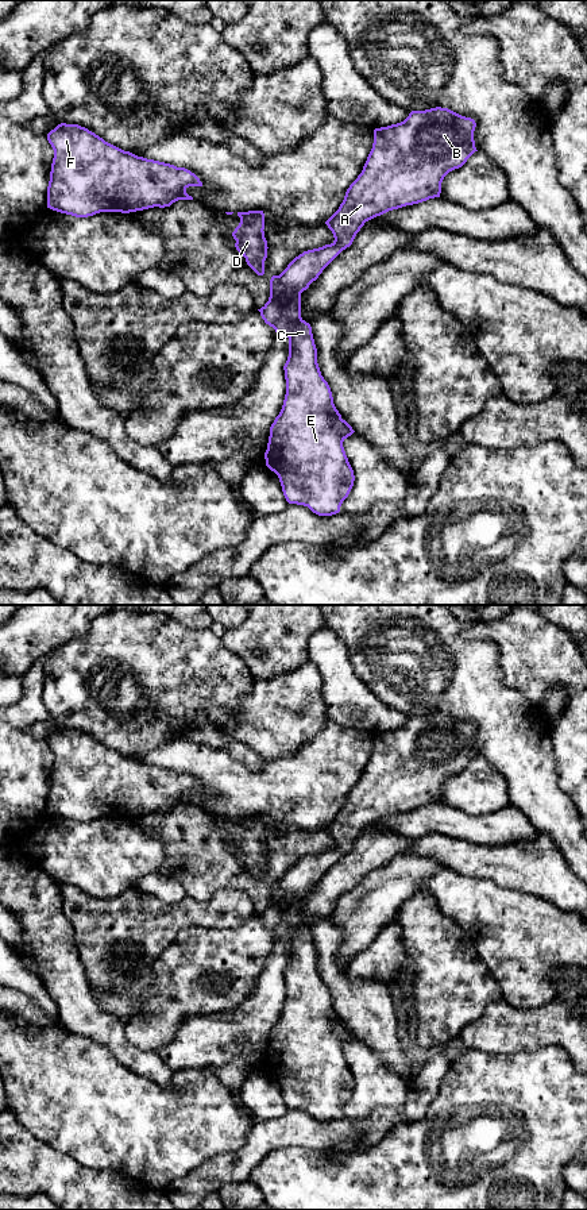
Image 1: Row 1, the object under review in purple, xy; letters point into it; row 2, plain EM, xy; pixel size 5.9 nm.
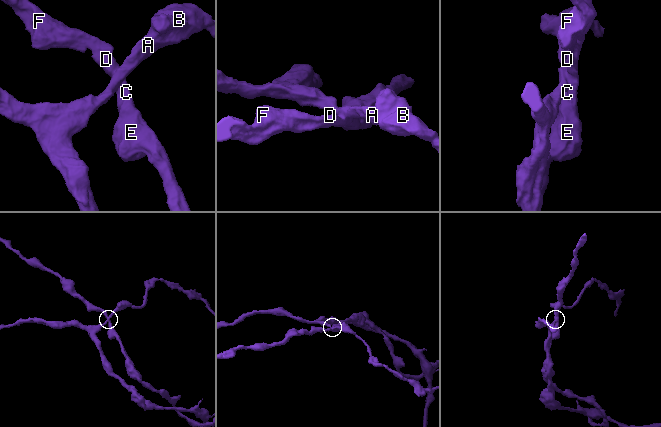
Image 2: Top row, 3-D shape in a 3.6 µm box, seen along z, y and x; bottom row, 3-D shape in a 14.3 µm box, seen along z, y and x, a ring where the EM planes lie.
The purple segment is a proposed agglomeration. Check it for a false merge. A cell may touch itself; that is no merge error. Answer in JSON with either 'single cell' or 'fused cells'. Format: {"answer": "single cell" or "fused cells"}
{"answer": "fused cells"}

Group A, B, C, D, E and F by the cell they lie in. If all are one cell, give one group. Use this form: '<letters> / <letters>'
A B / C D E F

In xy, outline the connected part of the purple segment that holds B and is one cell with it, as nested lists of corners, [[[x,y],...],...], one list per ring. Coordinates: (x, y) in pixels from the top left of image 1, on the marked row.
[[[448,108],[412,111],[397,124],[374,130],[372,149],[362,173],[350,185],[339,209],[325,221],[335,240],[296,257],[278,275],[279,282],[301,294],[323,270],[350,247],[366,221],[389,211],[440,197],[444,177],[462,167],[478,151],[474,140],[476,123]]]

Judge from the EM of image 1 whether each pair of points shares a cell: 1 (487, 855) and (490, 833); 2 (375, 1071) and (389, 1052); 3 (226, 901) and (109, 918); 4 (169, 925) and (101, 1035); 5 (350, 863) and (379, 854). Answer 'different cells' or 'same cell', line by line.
1: different cells
2: different cells
3: same cell
4: different cells
5: same cell

